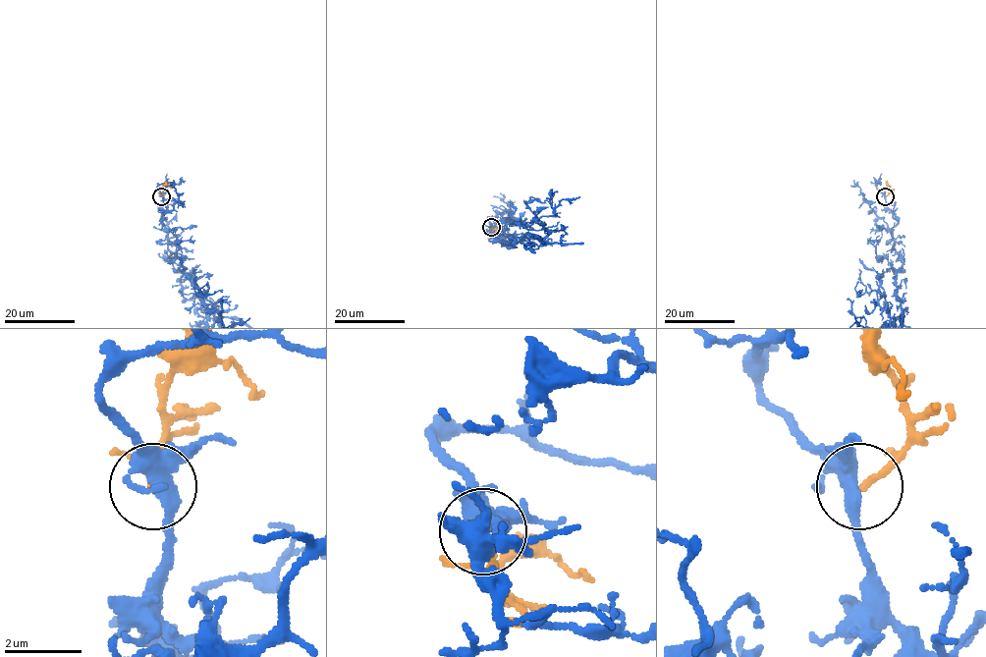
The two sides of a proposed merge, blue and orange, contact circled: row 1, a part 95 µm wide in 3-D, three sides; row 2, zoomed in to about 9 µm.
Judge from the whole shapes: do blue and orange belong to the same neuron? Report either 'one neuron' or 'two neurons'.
one neuron

